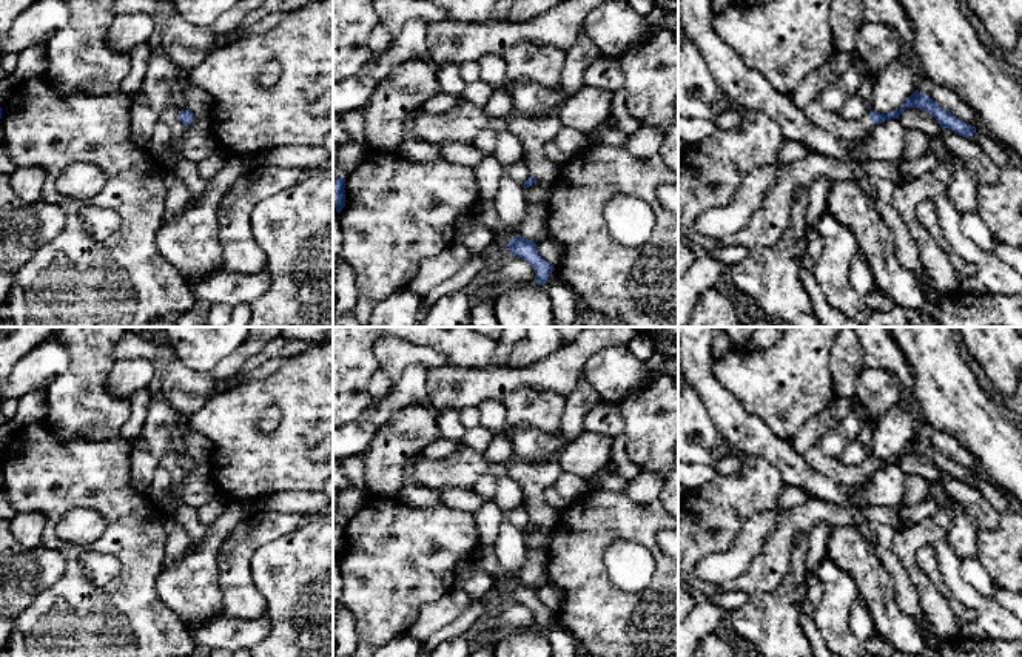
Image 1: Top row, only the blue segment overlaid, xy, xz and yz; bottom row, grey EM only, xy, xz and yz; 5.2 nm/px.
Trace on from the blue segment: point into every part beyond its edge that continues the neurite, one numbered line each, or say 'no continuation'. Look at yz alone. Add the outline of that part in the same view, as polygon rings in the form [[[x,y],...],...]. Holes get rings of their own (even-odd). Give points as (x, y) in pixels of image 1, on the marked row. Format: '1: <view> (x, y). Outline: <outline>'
1: yz (847, 130). Outline: [[[819,99],[811,100],[803,111],[814,125],[846,142],[860,140],[874,128],[869,111],[857,120],[846,120],[840,114],[828,111]]]

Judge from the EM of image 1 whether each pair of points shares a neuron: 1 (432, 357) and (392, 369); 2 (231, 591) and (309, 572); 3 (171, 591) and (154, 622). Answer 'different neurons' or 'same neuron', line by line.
1: same neuron
2: different neurons
3: different neurons

